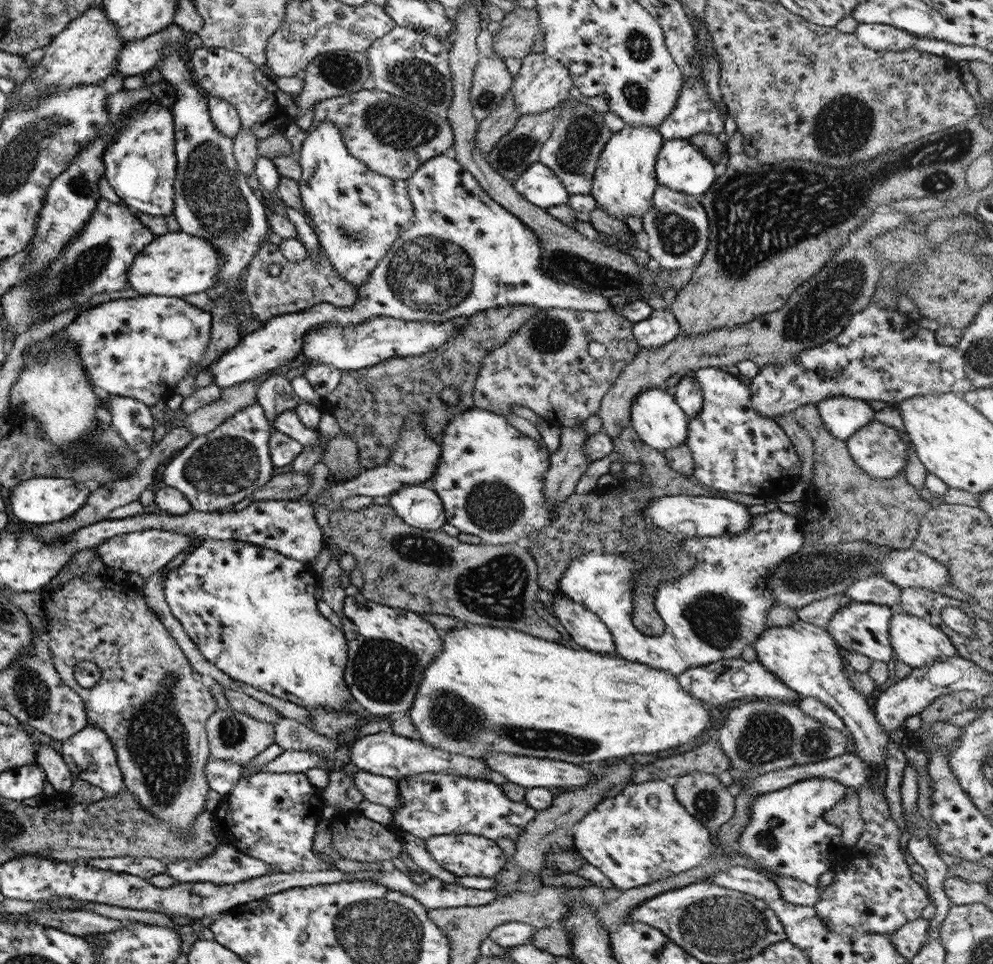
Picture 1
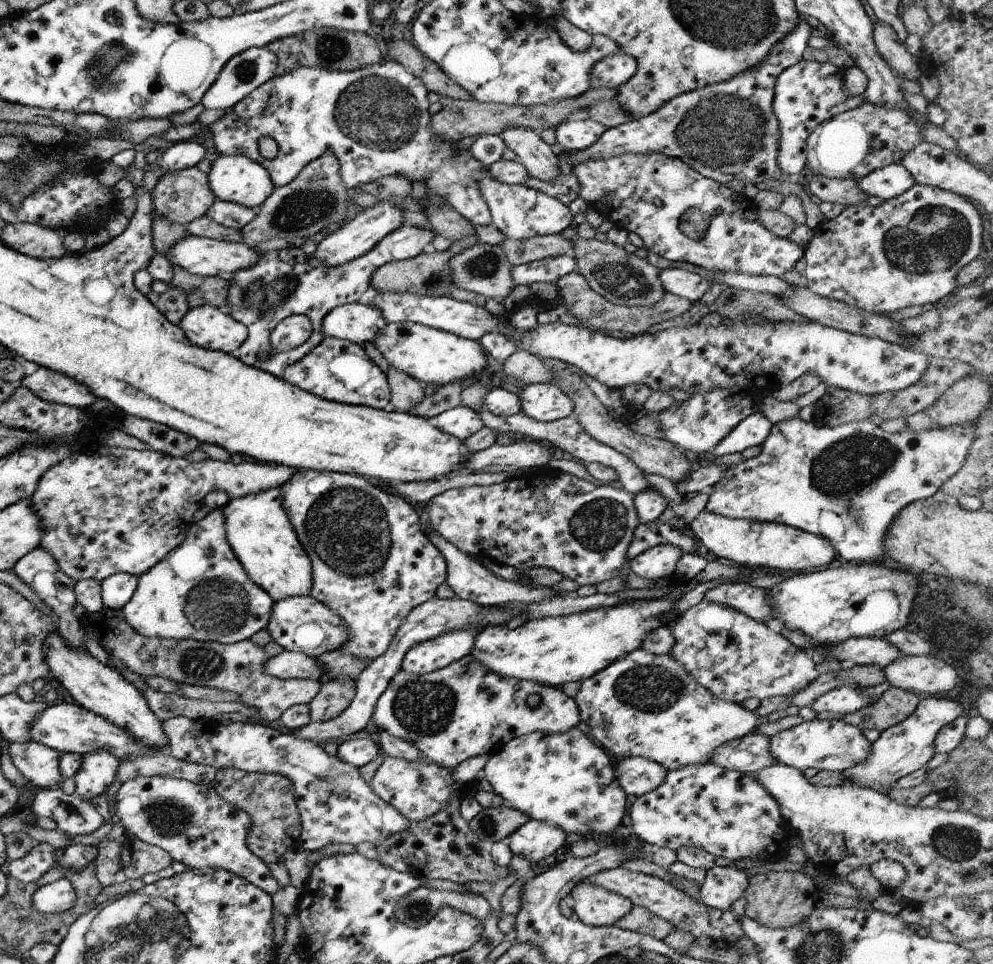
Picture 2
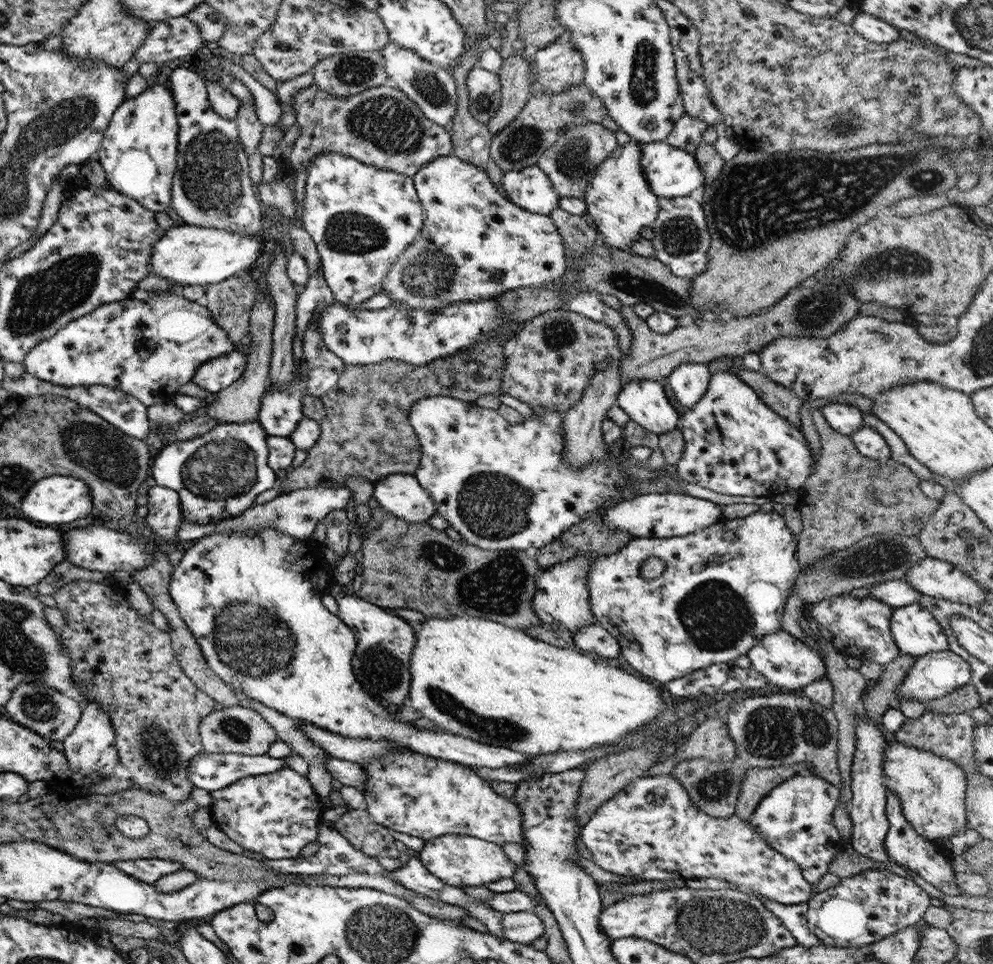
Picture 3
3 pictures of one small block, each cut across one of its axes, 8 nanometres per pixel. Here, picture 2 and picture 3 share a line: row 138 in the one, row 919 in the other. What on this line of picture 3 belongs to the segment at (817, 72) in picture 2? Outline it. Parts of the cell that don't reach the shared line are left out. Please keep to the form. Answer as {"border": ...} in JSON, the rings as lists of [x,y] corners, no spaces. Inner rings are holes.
{"border":[[[751,894],[751,896],[759,898],[763,906],[781,921],[781,924],[797,941],[797,945],[804,946],[805,948],[821,945],[820,940],[809,932],[805,916],[807,903],[782,905],[772,900],[766,900],[762,896],[756,896],[756,894]]]}

